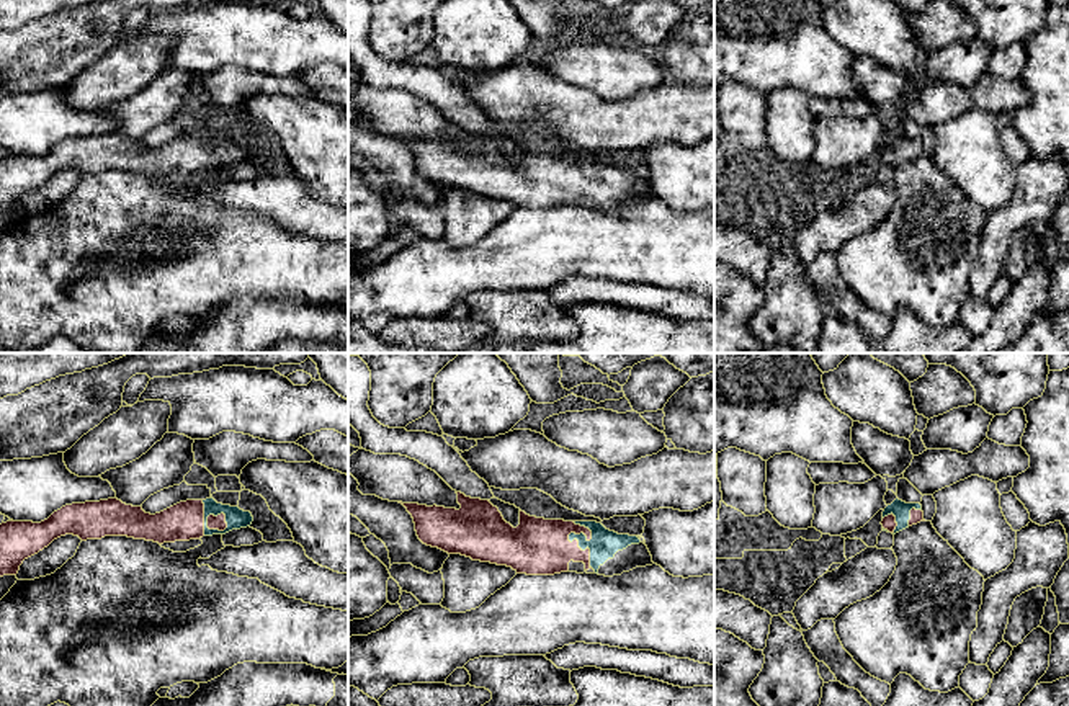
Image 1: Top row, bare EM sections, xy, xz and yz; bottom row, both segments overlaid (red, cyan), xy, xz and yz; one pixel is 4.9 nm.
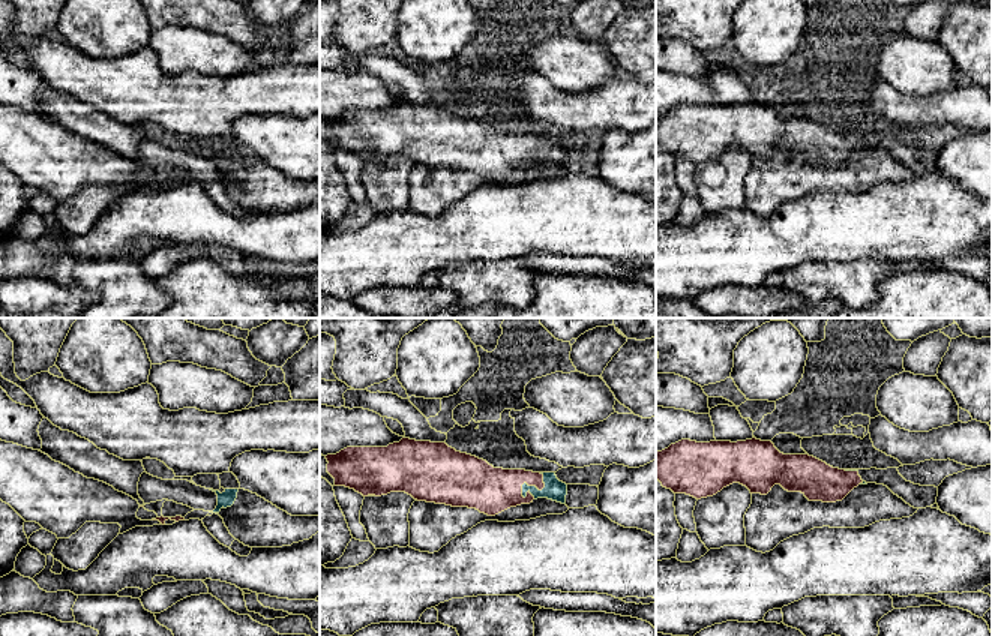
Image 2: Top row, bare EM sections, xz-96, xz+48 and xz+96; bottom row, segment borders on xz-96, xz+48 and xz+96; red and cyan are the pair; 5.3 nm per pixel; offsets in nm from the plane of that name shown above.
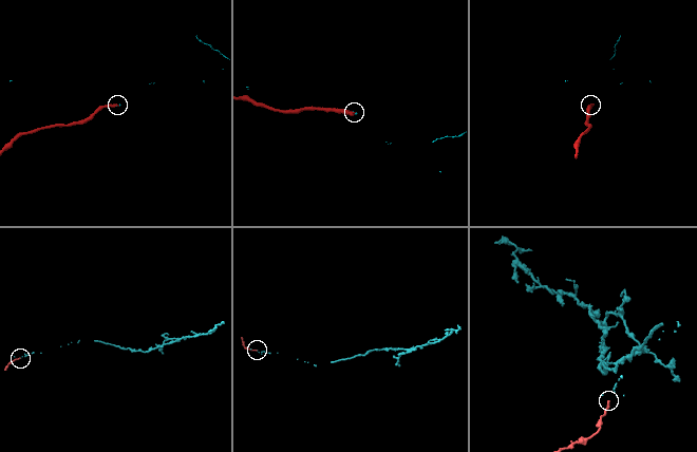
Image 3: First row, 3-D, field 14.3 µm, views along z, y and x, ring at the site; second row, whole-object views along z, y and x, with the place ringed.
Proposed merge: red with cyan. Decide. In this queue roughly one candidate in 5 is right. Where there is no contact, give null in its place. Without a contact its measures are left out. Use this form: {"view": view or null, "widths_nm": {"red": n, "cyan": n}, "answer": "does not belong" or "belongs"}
{"view": "xz", "widths_nm": {"red": 280, "cyan": 140}, "answer": "belongs"}

